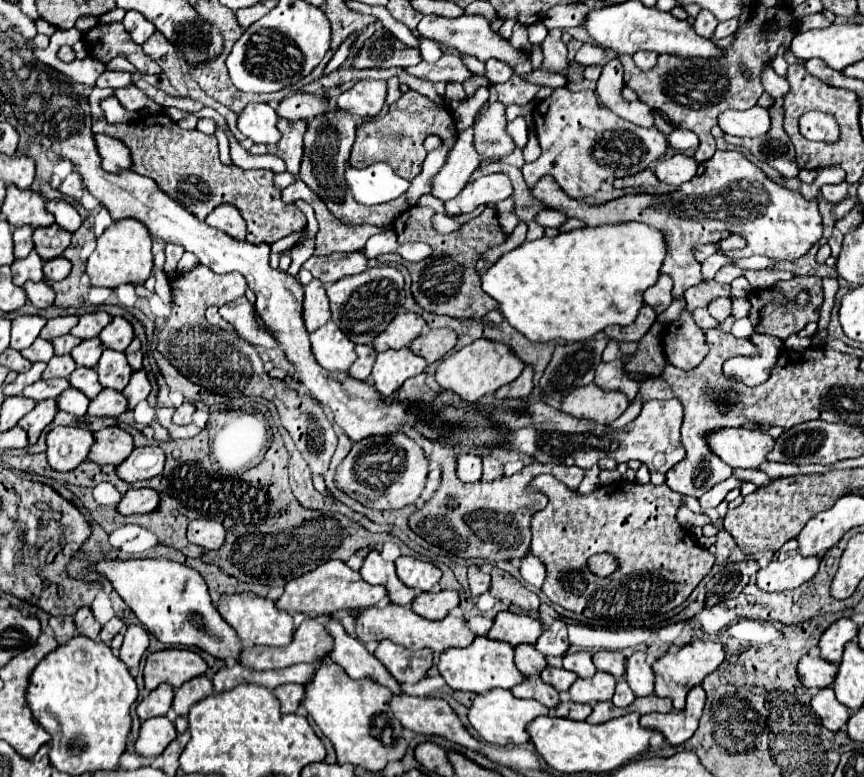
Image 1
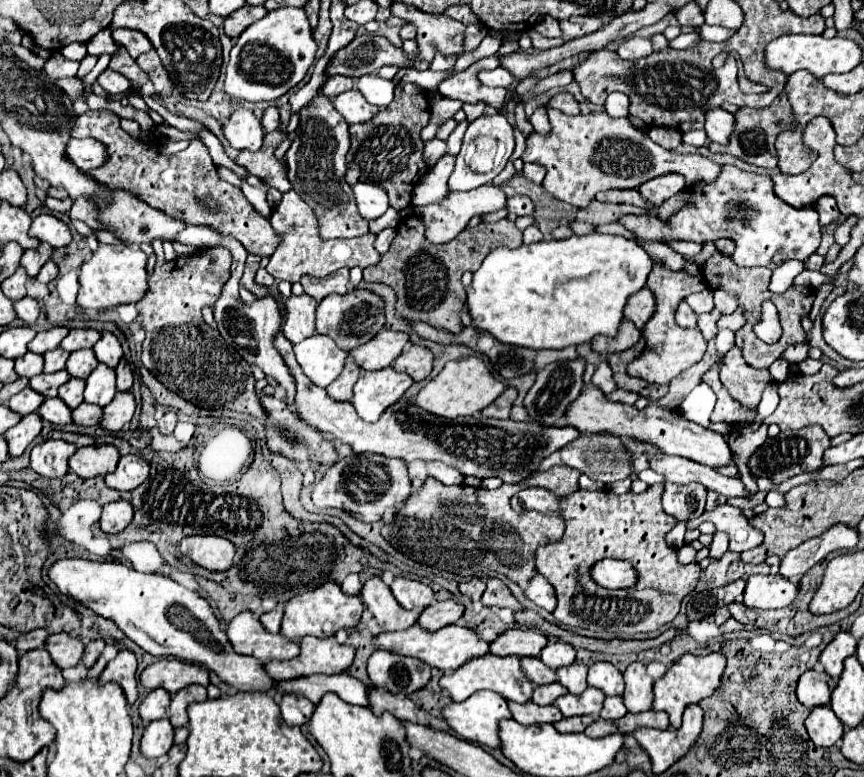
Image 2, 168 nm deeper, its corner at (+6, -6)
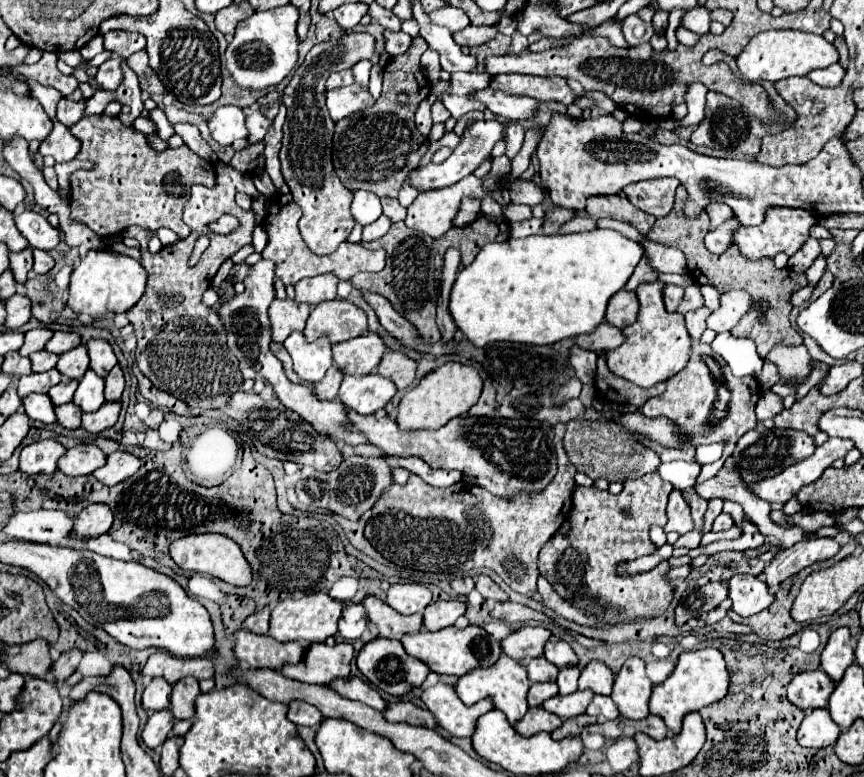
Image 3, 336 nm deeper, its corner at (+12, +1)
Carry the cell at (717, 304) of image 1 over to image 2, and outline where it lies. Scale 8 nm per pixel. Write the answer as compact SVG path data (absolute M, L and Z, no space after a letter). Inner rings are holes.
M712 309L710 313L702 313L702 315L698 315L698 329L700 329L700 333L704 335L706 341L710 341L710 339L716 337L716 333L718 333L716 321L720 319L720 315L722 315L722 313L720 313L718 309Z

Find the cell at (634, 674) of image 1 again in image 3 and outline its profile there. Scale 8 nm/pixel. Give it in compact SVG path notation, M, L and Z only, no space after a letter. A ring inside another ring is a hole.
M628 658L616 676L612 700L618 704L620 714L632 720L642 720L648 716L648 698L652 692L652 682L644 672L644 662L640 658Z

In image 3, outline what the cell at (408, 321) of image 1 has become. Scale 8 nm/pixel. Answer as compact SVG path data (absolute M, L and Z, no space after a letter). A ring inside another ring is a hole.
M374 332L332 346L336 366L340 366L342 372L354 376L364 376L374 372L386 350L388 348L384 340Z

